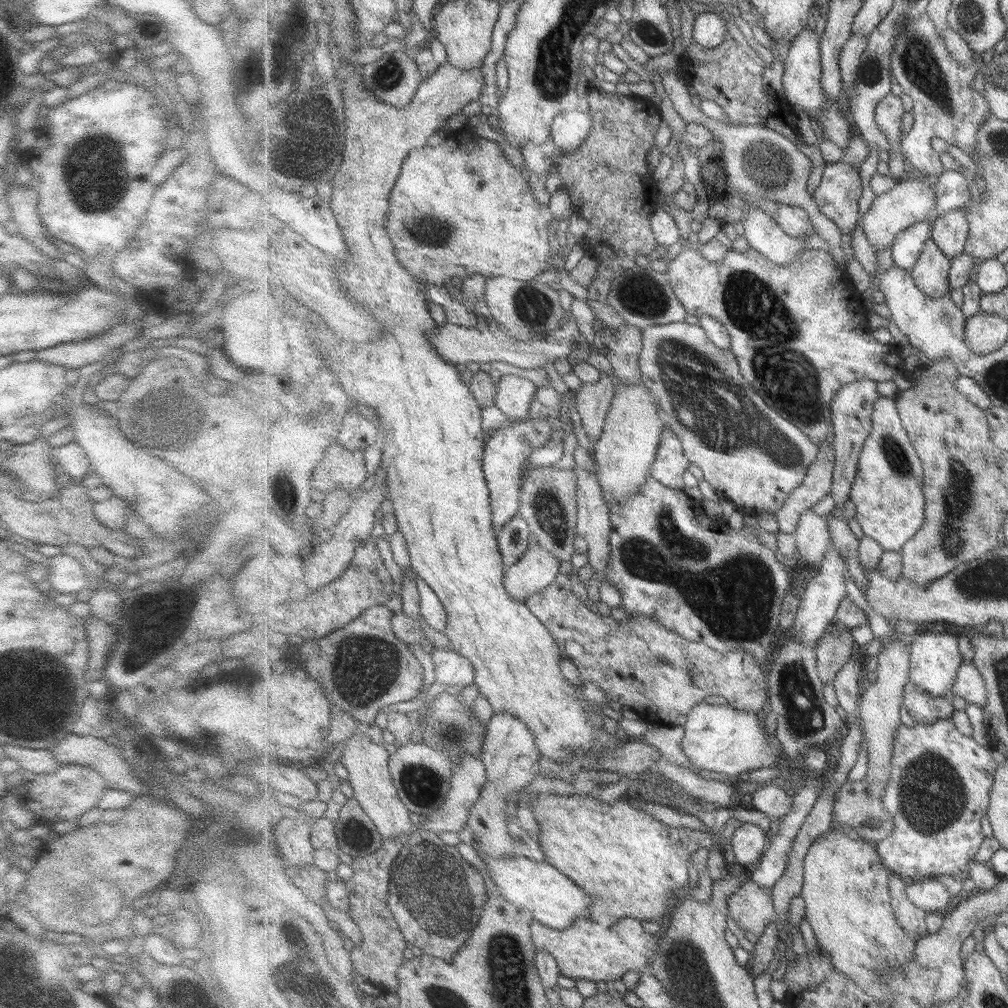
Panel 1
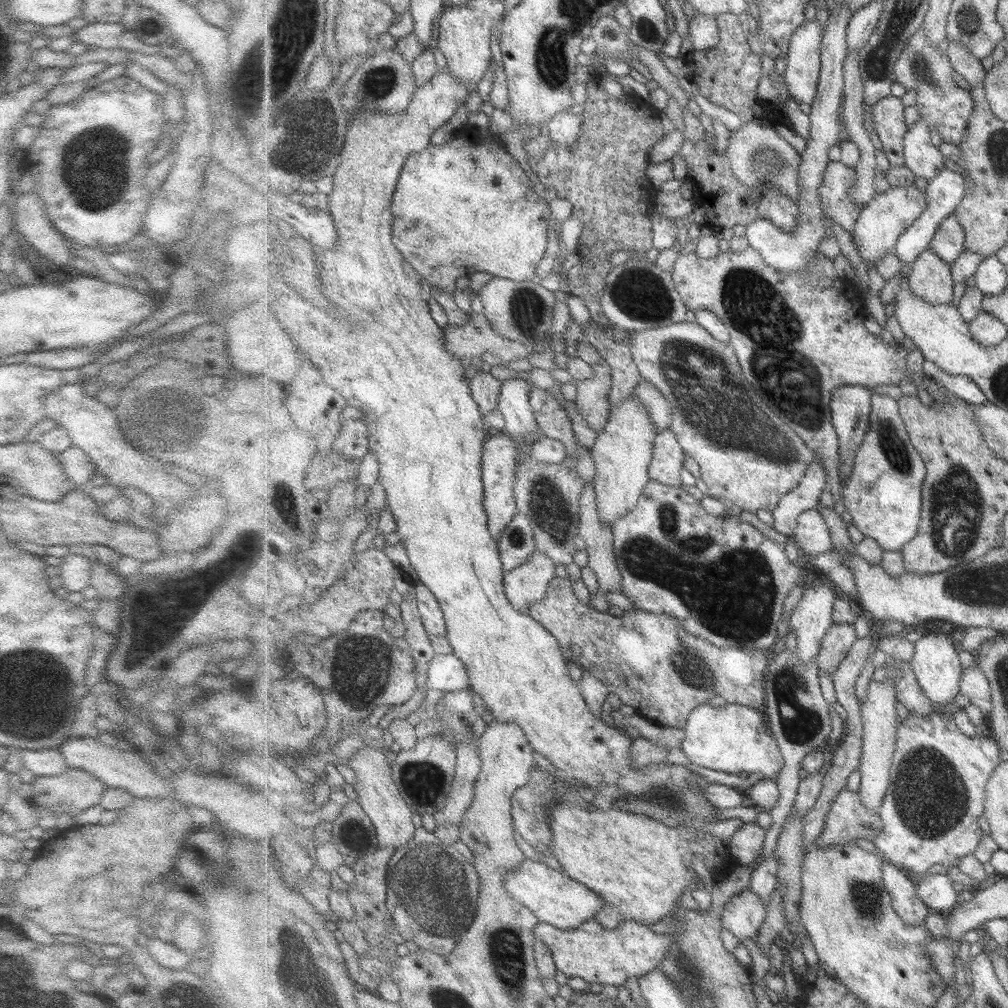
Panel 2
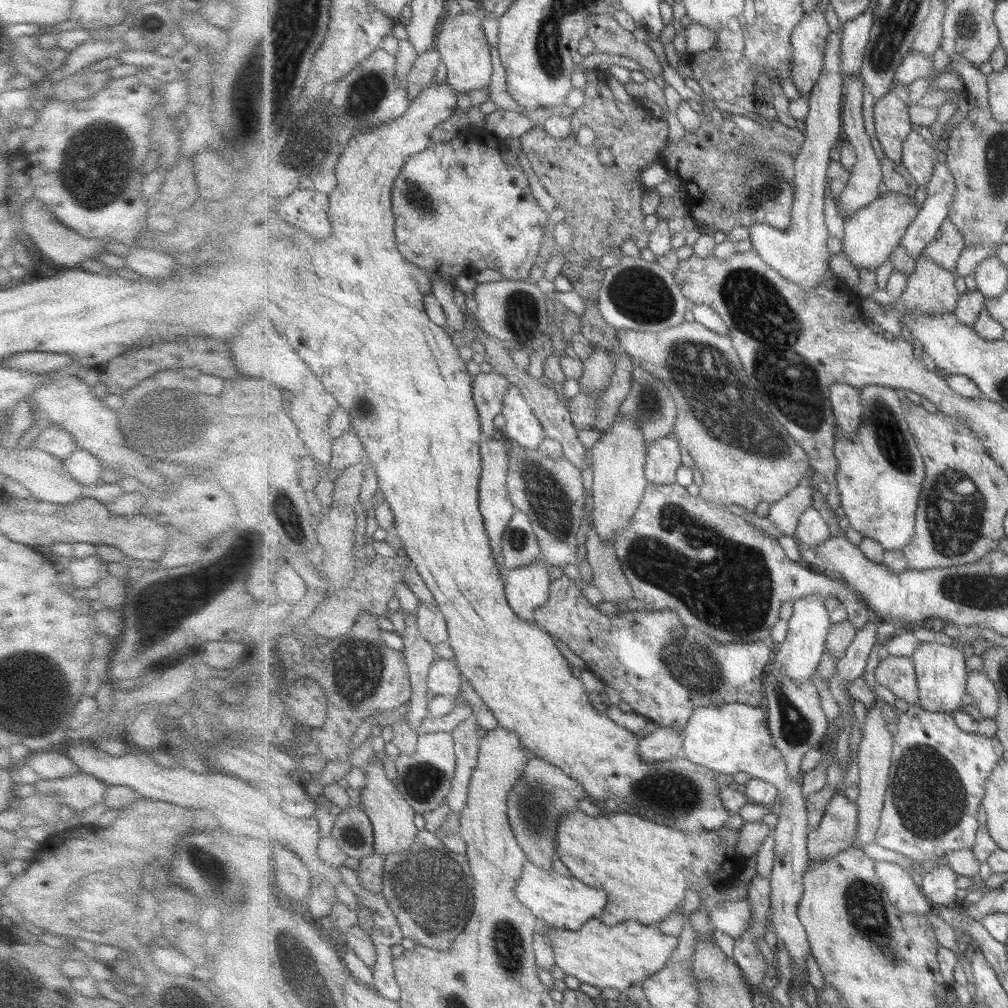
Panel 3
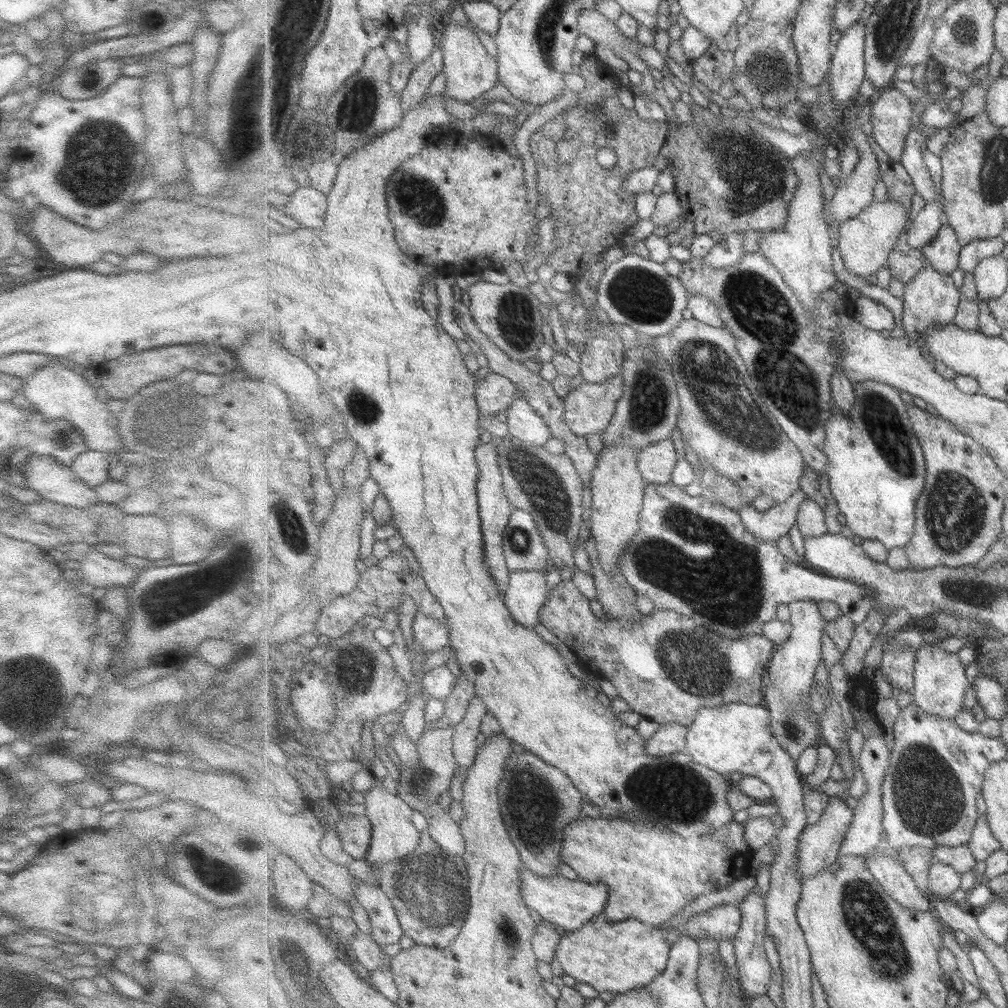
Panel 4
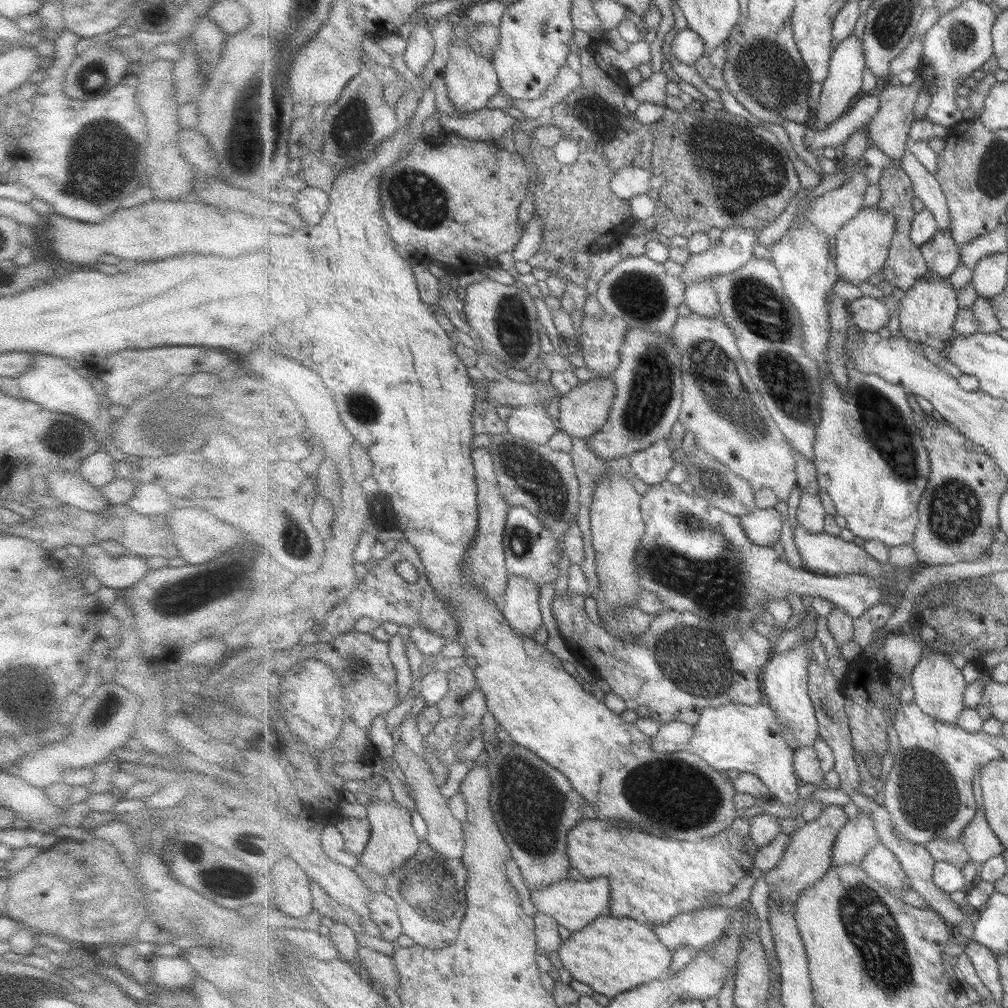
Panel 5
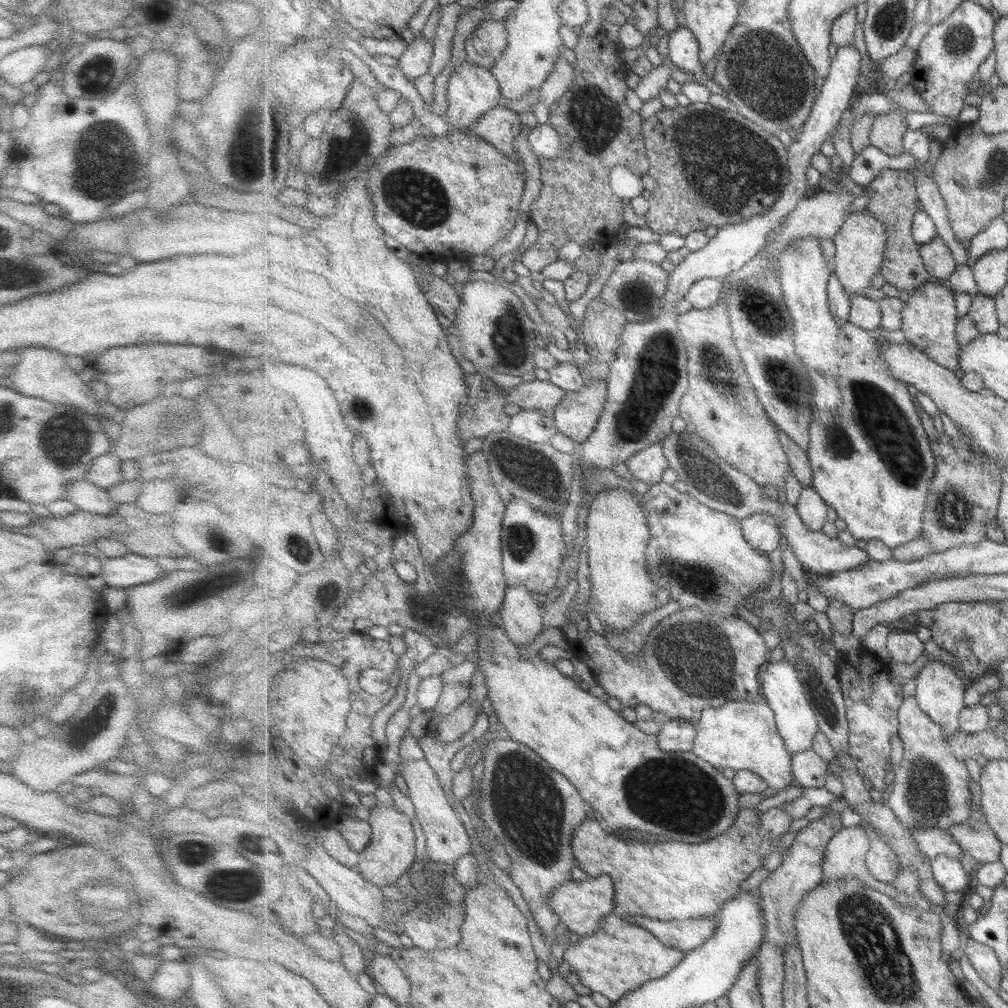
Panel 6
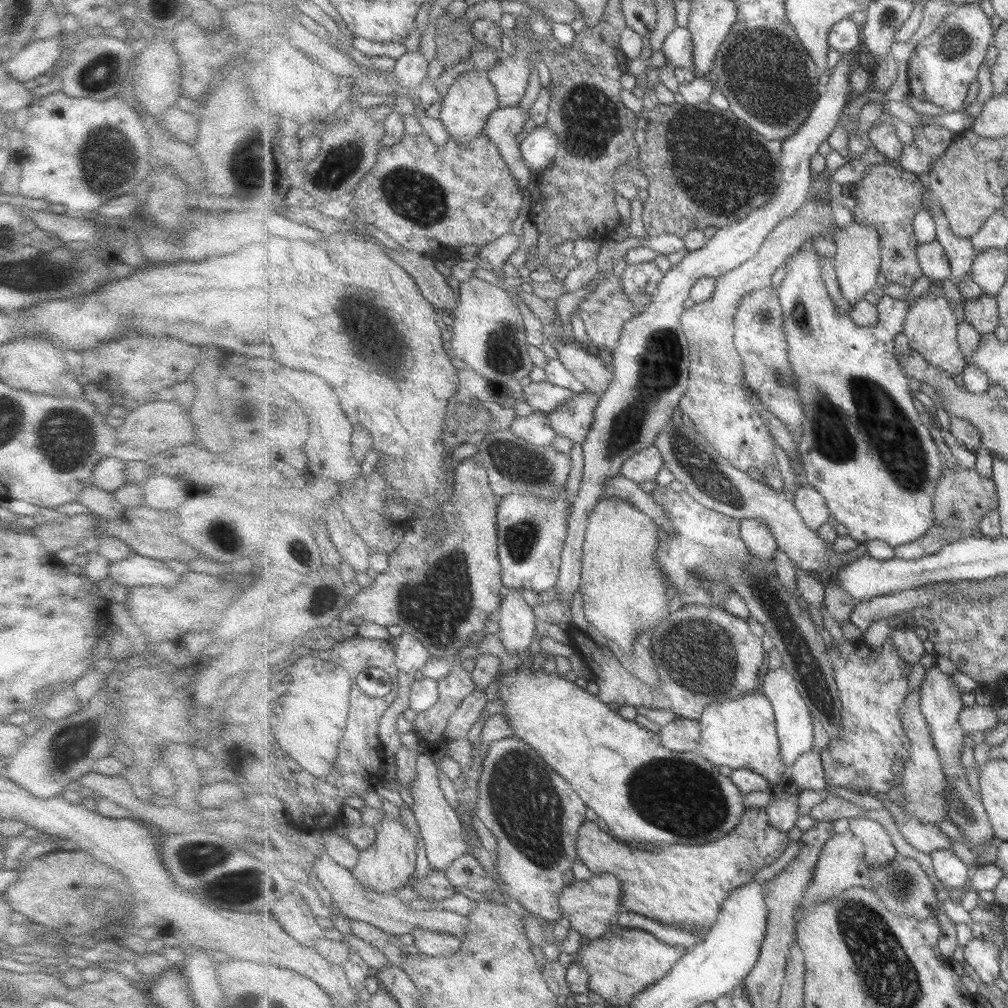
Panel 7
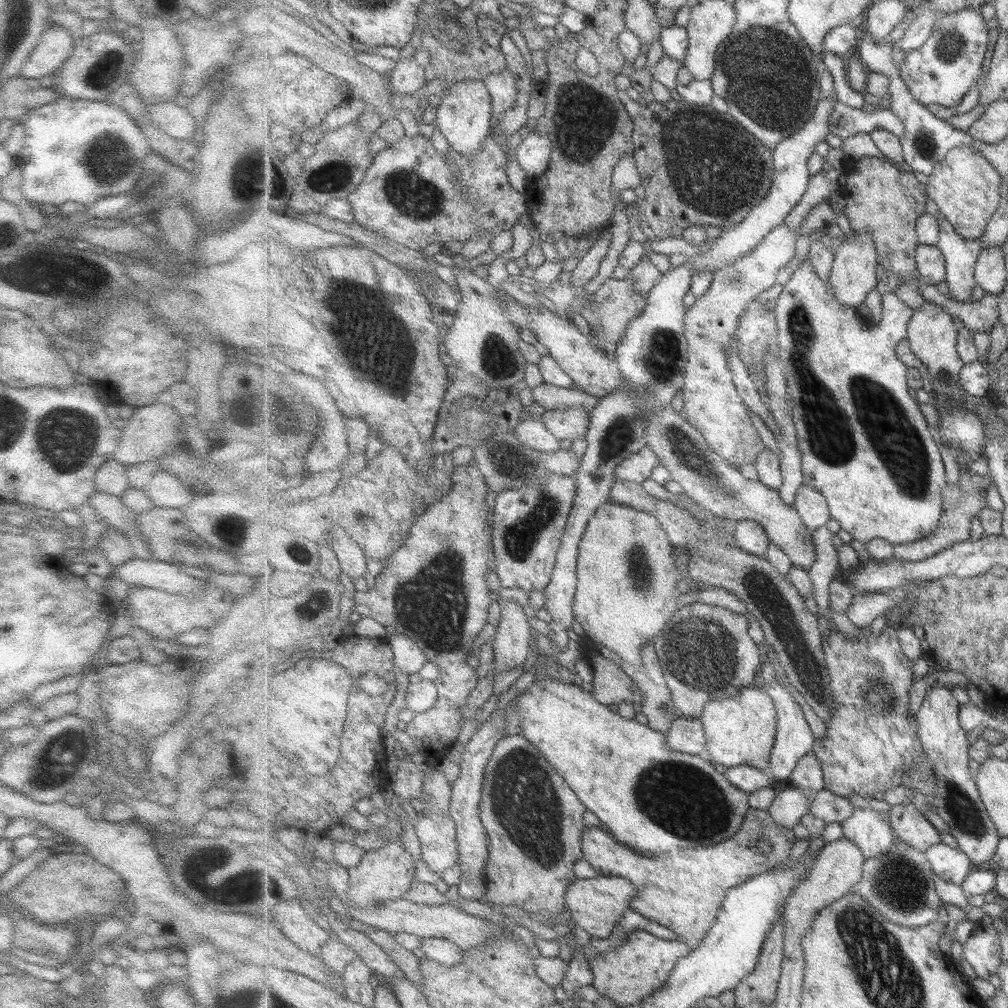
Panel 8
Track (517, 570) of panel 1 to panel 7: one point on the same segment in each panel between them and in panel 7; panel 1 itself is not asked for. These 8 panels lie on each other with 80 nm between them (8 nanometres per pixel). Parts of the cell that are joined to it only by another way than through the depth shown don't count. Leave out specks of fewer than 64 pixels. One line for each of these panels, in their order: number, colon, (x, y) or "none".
2: (529, 583)
3: (527, 588)
4: (526, 594)
5: (520, 604)
6: (521, 616)
7: (518, 622)

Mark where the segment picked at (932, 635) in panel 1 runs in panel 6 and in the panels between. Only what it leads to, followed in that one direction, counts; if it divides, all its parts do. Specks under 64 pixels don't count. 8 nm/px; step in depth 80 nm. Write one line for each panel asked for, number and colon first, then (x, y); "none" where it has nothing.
2: (936, 664)
3: (942, 675)
4: (940, 681)
5: (939, 686)
6: (939, 689)

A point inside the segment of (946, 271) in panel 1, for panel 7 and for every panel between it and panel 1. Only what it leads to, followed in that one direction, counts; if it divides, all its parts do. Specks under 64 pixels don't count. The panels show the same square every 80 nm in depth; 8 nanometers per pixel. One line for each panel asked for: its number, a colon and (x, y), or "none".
2: (930, 277)
3: (931, 289)
4: (932, 300)
5: (928, 311)
6: (929, 319)
7: (931, 328)

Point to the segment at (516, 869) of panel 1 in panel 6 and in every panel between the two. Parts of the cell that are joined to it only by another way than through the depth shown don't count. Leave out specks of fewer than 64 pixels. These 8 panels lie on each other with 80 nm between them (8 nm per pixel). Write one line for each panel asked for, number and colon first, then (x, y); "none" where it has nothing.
2: (556, 899)
3: (565, 903)
4: (570, 904)
5: (574, 904)
6: (581, 905)

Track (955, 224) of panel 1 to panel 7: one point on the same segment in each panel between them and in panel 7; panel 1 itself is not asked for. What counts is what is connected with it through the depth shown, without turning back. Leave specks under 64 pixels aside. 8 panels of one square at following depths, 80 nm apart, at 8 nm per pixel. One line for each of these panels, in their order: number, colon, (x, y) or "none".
2: (949, 243)
3: (946, 249)
4: (943, 253)
5: (942, 254)
6: (939, 261)
7: (932, 257)

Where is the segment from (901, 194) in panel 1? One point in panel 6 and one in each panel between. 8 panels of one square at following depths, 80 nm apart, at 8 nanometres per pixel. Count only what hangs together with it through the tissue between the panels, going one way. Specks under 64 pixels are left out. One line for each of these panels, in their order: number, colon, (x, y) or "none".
2: (882, 222)
3: (871, 236)
4: (866, 242)
5: (863, 244)
6: (861, 244)

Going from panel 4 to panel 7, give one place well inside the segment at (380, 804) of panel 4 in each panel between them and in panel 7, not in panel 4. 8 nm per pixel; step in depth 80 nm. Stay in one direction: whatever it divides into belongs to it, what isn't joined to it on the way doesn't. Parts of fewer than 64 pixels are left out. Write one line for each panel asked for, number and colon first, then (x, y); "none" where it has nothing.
5: (393, 842)
6: (391, 852)
7: (388, 864)

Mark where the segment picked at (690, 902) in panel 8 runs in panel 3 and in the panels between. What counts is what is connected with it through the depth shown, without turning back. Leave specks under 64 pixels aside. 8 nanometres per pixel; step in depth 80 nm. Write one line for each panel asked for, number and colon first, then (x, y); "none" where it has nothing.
3: (645, 868)
4: (653, 873)
5: (654, 878)
6: (665, 881)
7: (682, 885)

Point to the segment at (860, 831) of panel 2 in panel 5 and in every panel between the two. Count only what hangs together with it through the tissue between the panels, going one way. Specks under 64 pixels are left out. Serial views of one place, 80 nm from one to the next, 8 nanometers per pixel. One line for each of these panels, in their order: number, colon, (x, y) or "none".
3: (838, 831)
4: (820, 844)
5: (808, 856)

